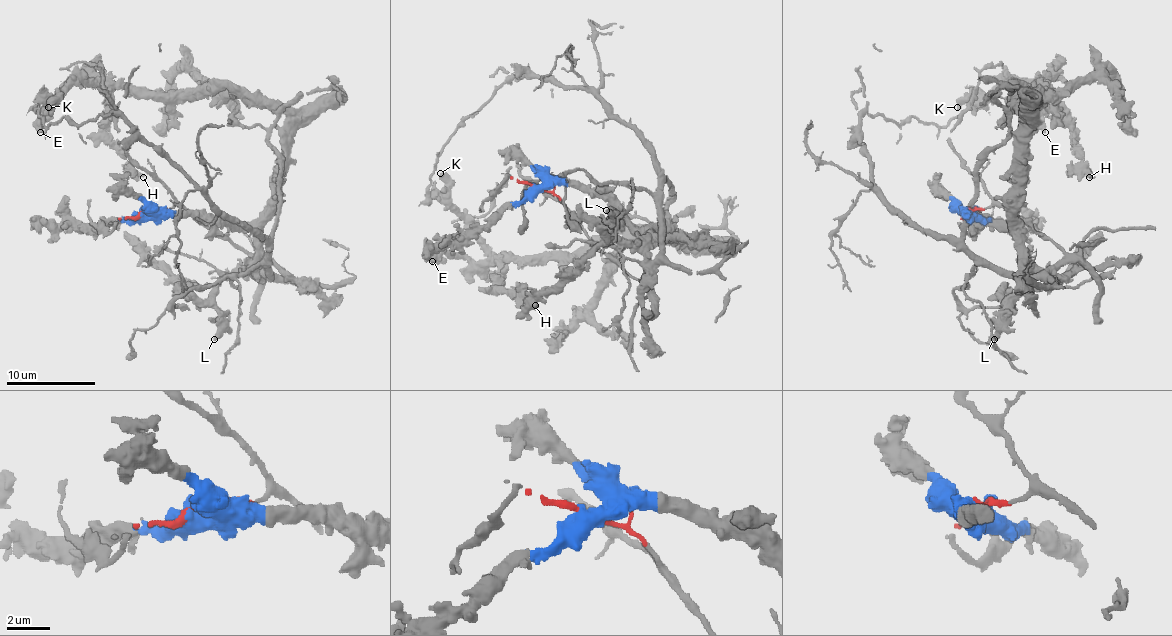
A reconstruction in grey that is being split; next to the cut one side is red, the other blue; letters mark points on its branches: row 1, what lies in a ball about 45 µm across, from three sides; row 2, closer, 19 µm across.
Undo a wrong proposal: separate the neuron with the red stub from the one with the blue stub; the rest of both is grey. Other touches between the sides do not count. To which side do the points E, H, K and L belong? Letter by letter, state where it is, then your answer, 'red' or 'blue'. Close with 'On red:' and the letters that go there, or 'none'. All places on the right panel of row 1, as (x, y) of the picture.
E: place (1045, 132); blue
H: place (1089, 177); blue
K: place (957, 107); blue
L: place (994, 339); blue
On red: none

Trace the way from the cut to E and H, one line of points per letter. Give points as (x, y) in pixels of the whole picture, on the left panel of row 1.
E: (143, 213), (252, 222), (270, 204), (288, 117), (245, 104), (228, 86), (170, 93), (72, 79), (41, 133)
H: (143, 213), (252, 222), (270, 204), (288, 117), (245, 104), (228, 86), (114, 88), (110, 137), (143, 177)

